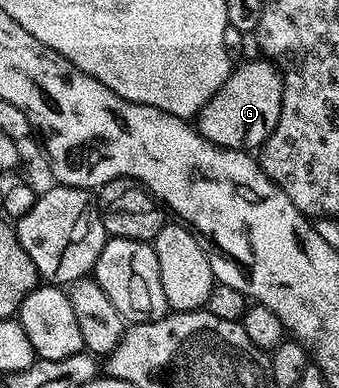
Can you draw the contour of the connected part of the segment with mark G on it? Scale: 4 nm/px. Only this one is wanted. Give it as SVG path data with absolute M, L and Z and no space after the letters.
M264 58L238 63L195 117L197 132L220 148L236 152L260 149L275 130L281 109L281 75Z

